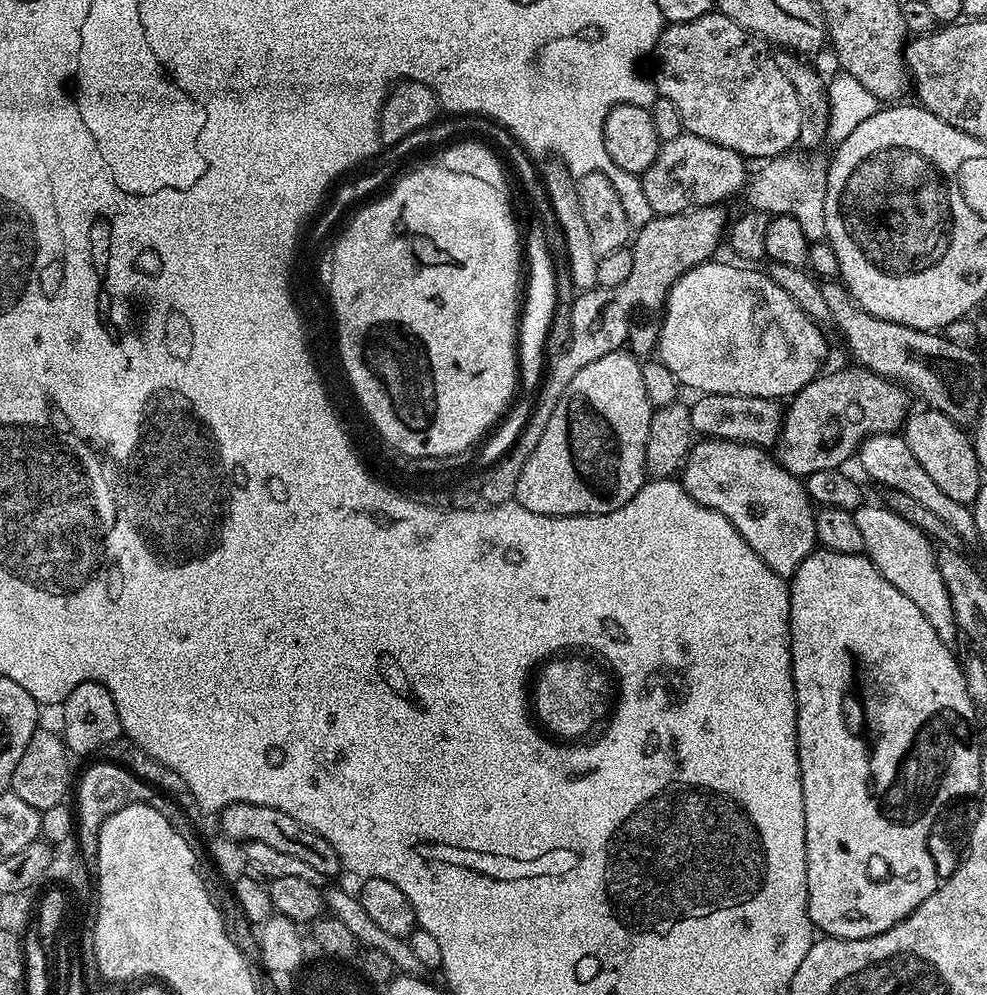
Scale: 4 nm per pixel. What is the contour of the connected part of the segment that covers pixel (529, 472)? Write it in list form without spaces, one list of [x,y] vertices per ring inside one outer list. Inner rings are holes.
[[[621,350],[614,354],[606,354],[606,358],[598,358],[598,362],[590,362],[590,366],[585,366],[584,369],[578,370],[578,374],[574,374],[574,382],[570,382],[570,386],[566,386],[566,390],[558,398],[558,406],[554,406],[554,418],[550,418],[538,446],[534,446],[534,454],[530,454],[526,466],[522,466],[522,478],[518,478],[515,503],[526,506],[526,510],[534,510],[534,514],[597,516],[598,514],[610,514],[614,510],[626,506],[626,502],[630,502],[630,498],[634,498],[634,494],[638,494],[640,487],[646,483],[646,434],[654,411],[652,404],[646,398],[640,365],[641,361],[633,353]]]

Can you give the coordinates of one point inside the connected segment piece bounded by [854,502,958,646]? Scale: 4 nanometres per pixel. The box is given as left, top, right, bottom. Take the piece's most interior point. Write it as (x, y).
(905, 555)

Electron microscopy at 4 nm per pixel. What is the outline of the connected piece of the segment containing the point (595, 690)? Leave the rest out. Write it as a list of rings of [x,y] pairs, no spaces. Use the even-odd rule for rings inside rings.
[[[562,662],[546,670],[540,682],[540,690],[530,702],[530,709],[535,719],[547,731],[554,734],[567,734],[567,736],[594,734],[596,716],[618,715],[620,704],[610,700],[608,696],[612,694],[604,682],[604,676],[598,670],[586,664],[580,664],[580,662]]]

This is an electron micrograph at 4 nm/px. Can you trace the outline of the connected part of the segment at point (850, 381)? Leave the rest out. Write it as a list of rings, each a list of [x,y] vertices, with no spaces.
[[[851,366],[840,368],[837,372],[825,371],[816,377],[801,392],[791,397],[784,414],[784,424],[780,427],[780,436],[774,445],[776,461],[790,474],[806,478],[810,474],[818,474],[818,470],[840,468],[848,459],[855,457],[860,450],[860,443],[883,432],[895,433],[903,429],[905,420],[910,415],[907,388],[894,380],[887,380],[871,372],[869,368]]]

